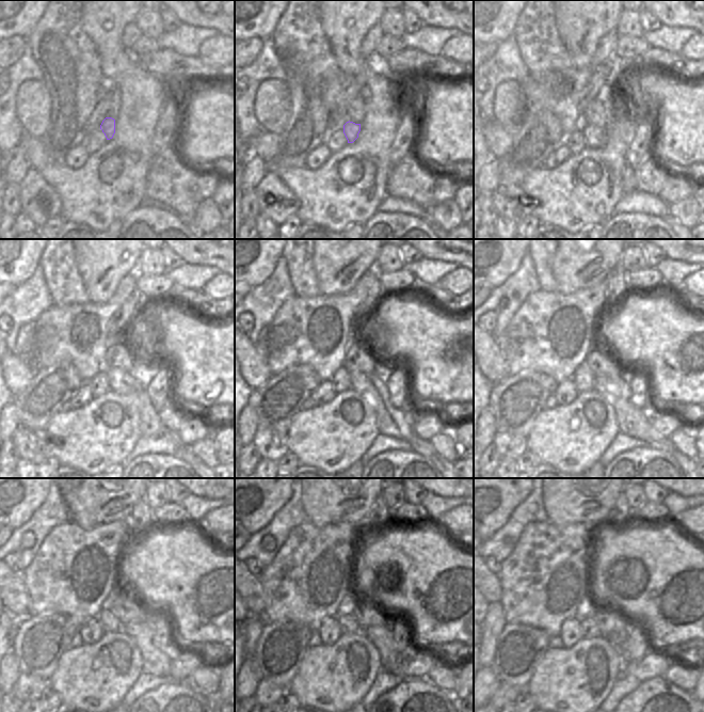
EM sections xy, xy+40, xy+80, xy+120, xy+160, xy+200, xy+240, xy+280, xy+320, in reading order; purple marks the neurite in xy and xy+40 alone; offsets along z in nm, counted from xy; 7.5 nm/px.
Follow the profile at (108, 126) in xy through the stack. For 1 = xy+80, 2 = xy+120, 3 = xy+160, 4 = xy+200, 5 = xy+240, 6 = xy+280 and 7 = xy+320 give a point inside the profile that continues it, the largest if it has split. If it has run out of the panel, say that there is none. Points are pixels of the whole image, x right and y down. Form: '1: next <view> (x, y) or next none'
1: next xy+80 (595, 138)
2: next xy+120 (120, 381)
3: next xy+160 (392, 422)
4: next xy+200 (636, 423)
5: next xy+240 (157, 662)
6: next xy+280 (381, 635)
7: next xy+320 (622, 648)

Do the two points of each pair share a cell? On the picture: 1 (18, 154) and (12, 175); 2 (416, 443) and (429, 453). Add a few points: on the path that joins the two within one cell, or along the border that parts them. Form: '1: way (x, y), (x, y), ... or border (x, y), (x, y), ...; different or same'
1: way (16, 159), (16, 170); same
2: way (419, 446), (426, 449); same

